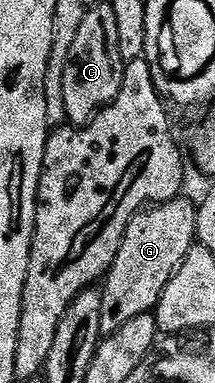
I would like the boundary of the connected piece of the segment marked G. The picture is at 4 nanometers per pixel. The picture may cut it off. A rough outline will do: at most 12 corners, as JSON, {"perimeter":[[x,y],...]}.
{"perimeter":[[196,201],[142,208],[103,279],[102,335],[156,311]]}

